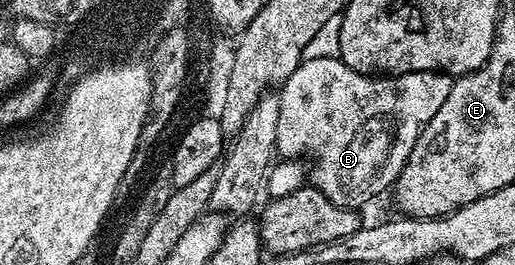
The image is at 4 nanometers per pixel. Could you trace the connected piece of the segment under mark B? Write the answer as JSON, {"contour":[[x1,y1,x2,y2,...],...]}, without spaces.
{"contour":[[338,58,304,59,293,71,292,76,281,84,281,90,283,90,283,92,280,91,278,93,279,117,277,118,277,142,275,143,275,151,283,158,304,158,303,156,311,156,309,180,314,188,321,194,325,194,325,198,329,198,329,202,333,202,339,208,349,208,352,210,362,209,362,204,369,203,374,196,381,195,386,188,388,191,388,189,394,185,396,178,401,174,401,170,409,158,409,154,413,154,413,146,417,146,417,138,421,134,421,130,425,130,425,126,433,118,433,114,437,114,437,110,441,110,441,106,445,103,445,98,449,98,449,90,451,89,452,83,452,77,448,76,446,72,368,74,353,70,344,60]]}

